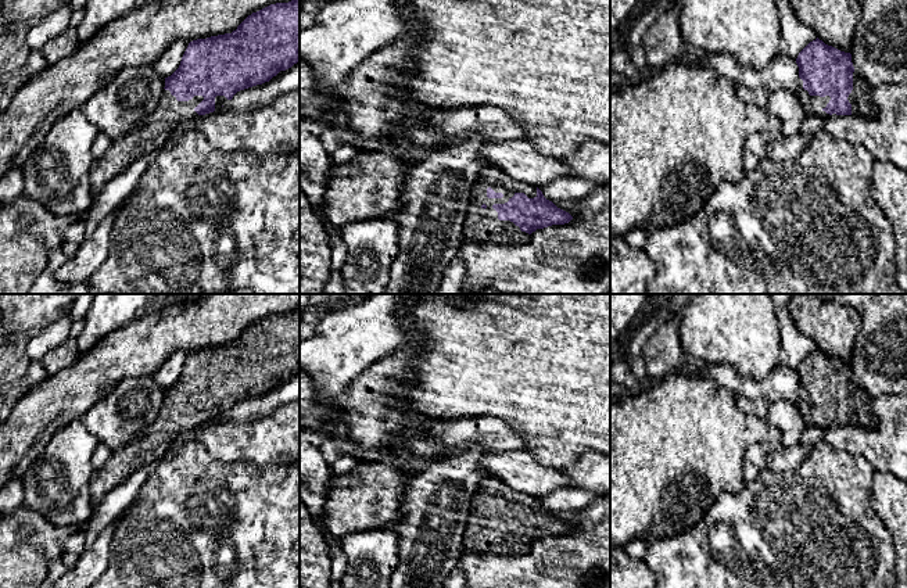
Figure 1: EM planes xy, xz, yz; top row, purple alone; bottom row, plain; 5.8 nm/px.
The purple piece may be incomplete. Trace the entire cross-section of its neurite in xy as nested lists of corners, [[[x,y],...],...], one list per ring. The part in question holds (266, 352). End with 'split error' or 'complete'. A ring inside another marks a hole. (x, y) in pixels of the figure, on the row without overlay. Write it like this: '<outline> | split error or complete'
[[[300,306],[288,313],[270,315],[252,323],[232,344],[190,352],[179,379],[165,388],[165,398],[154,422],[140,437],[115,449],[103,466],[94,469],[89,485],[94,506],[139,467],[162,460],[180,434],[219,420],[237,402],[269,392],[297,373]]] | split error

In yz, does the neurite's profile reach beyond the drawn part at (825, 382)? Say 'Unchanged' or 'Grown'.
Grown

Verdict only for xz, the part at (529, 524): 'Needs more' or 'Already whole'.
Needs more

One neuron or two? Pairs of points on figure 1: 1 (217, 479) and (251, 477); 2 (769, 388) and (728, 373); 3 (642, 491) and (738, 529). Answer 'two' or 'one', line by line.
1: one
2: one
3: two

